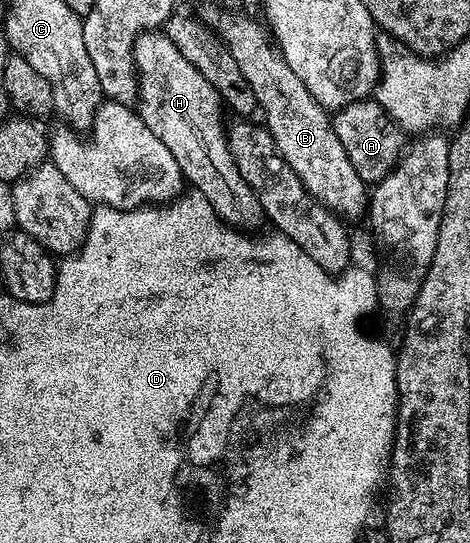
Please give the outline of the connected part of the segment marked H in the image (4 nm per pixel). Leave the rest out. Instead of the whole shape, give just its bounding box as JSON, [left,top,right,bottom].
[135,32,261,228]

